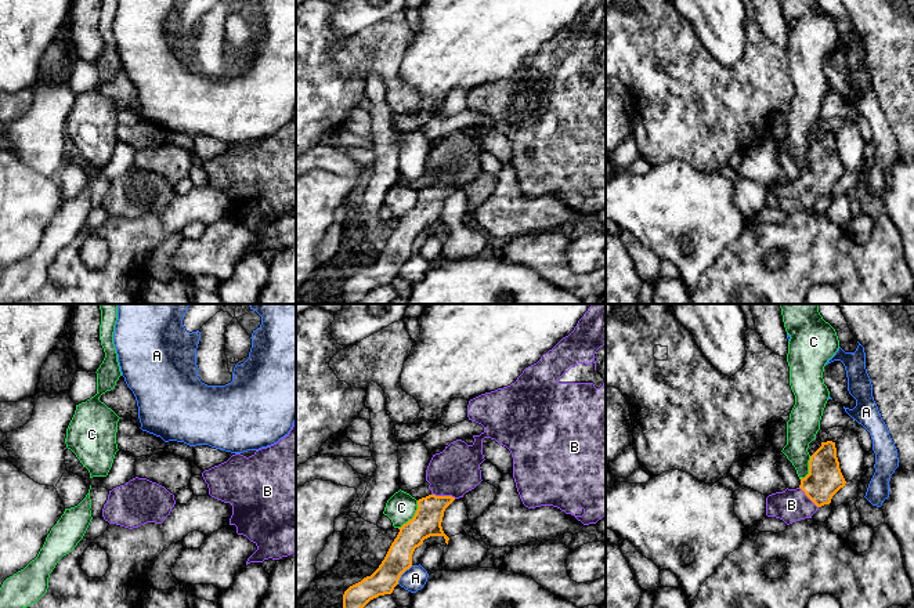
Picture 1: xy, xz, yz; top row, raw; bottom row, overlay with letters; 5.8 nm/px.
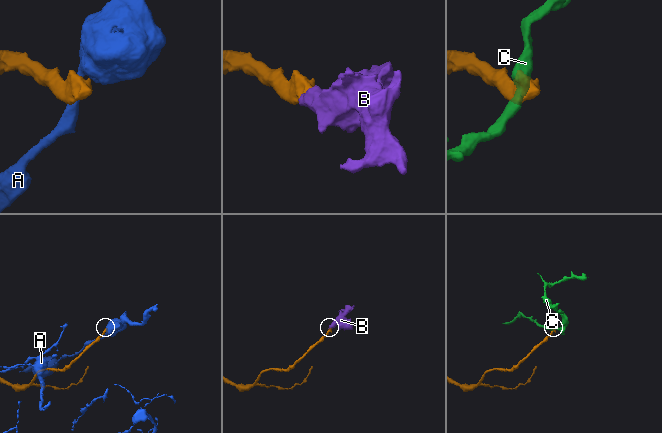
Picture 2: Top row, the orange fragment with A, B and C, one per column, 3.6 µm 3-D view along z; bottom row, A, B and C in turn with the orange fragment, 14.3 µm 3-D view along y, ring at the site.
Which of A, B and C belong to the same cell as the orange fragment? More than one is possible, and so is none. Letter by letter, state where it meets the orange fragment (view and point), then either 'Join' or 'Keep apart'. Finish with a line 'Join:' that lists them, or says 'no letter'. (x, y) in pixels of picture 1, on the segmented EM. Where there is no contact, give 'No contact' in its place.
A: Touches orange at xz (403, 572). Keep apart
B: Touches orange at xz (444, 496). Join
C: Touches orange at xz (414, 516). Keep apart
Join: B

